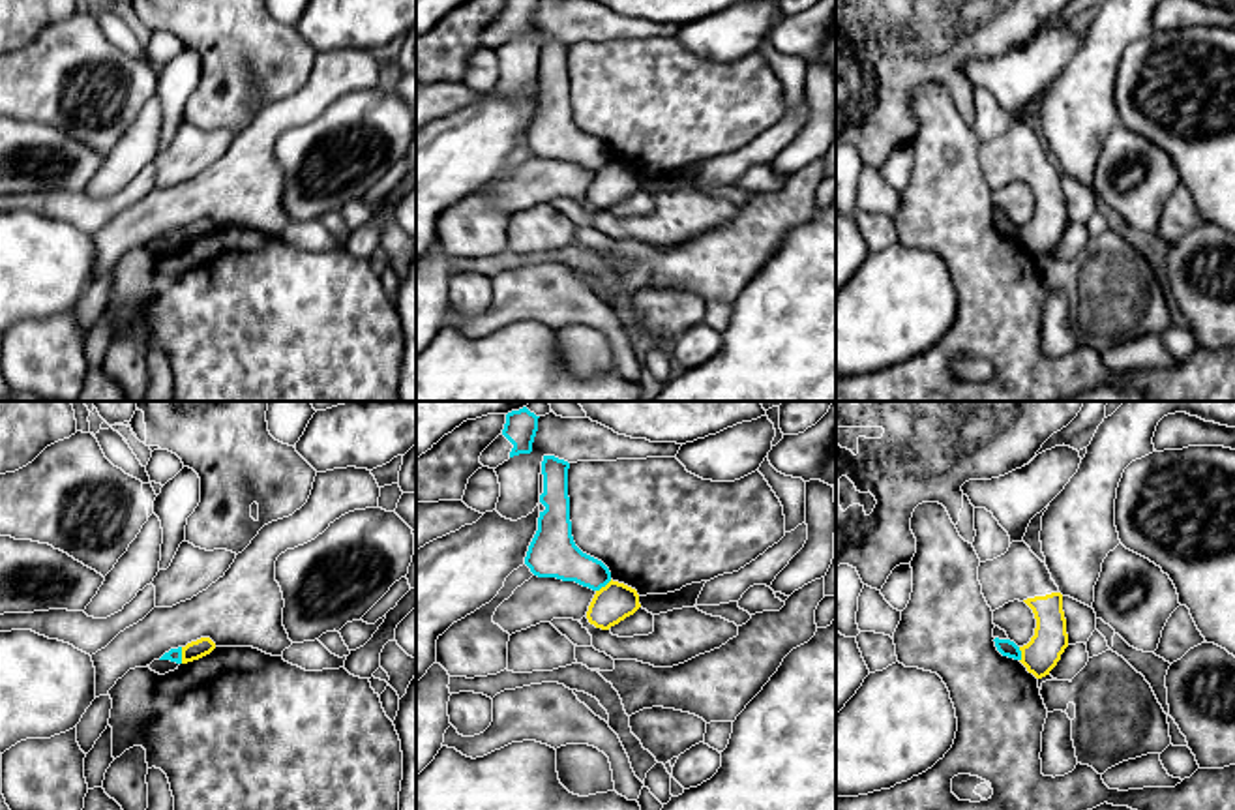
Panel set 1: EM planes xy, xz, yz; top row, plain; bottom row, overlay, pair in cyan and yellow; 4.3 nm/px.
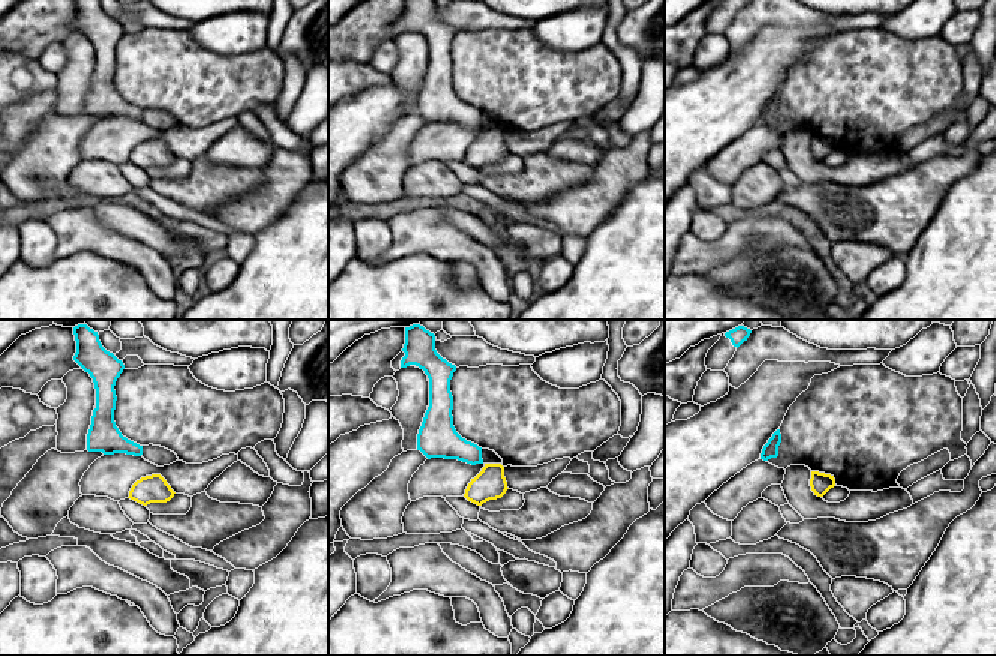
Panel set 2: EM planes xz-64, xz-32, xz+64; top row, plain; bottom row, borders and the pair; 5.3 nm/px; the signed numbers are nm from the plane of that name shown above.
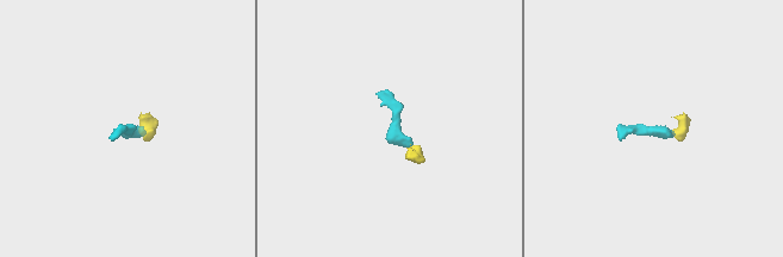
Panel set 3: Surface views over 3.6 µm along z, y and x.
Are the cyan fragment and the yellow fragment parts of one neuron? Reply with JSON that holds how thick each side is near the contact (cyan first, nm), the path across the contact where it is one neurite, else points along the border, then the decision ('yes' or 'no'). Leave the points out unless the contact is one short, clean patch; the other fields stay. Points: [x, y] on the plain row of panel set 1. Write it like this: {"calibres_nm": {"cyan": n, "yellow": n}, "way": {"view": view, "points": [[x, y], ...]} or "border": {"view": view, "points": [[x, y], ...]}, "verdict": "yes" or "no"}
{"calibres_nm": {"cyan": 60, "yellow": 80}, "border": {"view": "xy", "points": [[180, 227], [182, 242]]}, "verdict": "no"}

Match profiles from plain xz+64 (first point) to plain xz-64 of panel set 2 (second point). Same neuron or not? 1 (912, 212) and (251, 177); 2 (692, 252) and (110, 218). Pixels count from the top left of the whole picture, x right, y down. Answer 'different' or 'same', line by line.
1: different
2: different

